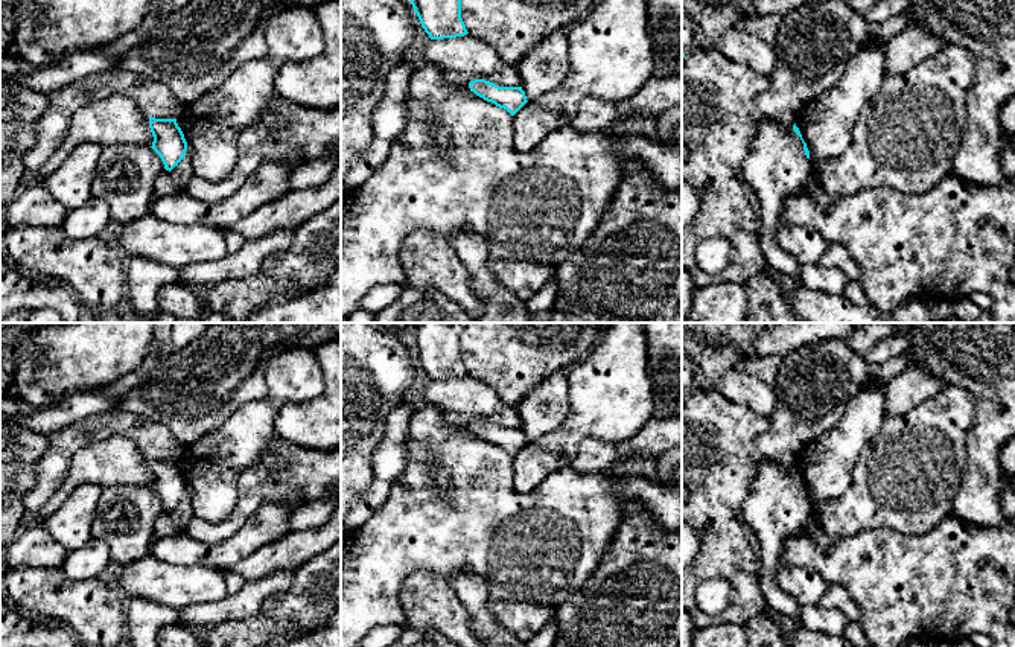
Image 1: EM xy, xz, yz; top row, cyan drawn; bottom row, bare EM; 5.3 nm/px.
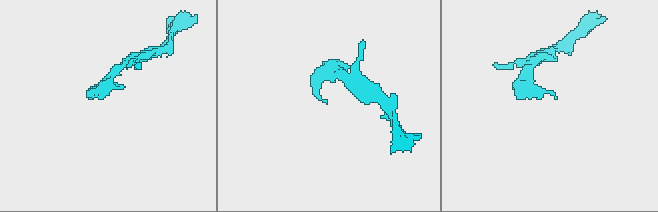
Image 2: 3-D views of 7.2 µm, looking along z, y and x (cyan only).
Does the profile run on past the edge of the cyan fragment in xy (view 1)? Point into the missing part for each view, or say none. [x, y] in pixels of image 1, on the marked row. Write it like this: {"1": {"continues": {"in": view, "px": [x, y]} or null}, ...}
{"1": {"continues": null}}

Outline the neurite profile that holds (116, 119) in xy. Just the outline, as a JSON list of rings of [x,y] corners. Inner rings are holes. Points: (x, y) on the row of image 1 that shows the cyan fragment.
[[[108,94],[76,110],[68,131],[56,152],[35,172],[35,181],[44,181],[82,142],[99,146],[152,146],[154,135],[137,104],[125,94]]]

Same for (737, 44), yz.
[[[729,27],[717,41],[718,49],[732,62],[750,67],[755,73],[768,78],[775,69],[776,58],[773,46],[744,27]]]

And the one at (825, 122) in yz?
[[[870,40],[849,61],[840,81],[799,111],[794,123],[807,143],[814,171],[851,145],[851,132],[861,110],[883,84],[884,62],[884,49]]]

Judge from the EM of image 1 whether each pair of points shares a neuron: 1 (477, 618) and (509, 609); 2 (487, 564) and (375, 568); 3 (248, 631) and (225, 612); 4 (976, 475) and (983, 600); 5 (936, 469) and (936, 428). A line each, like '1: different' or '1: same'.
1: different
2: same
3: different
4: different
5: same

